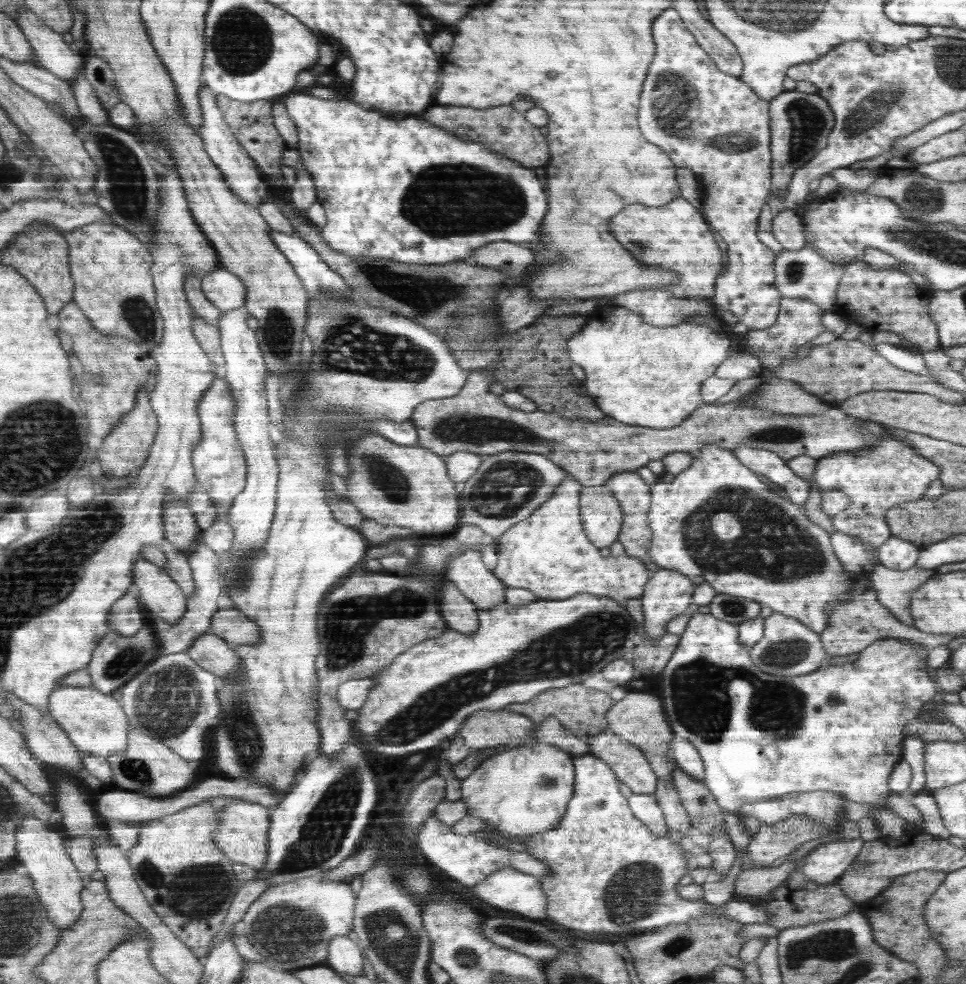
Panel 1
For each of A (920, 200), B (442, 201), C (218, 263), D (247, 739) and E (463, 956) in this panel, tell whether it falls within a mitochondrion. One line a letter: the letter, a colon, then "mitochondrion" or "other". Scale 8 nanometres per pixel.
A: mitochondrion
B: mitochondrion
C: other
D: mitochondrion
E: mitochondrion

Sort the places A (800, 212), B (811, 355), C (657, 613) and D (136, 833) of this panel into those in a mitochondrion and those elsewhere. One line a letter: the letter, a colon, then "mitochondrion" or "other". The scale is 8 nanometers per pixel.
A: other
B: other
C: other
D: other

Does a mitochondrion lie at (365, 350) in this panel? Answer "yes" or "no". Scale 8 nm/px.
yes

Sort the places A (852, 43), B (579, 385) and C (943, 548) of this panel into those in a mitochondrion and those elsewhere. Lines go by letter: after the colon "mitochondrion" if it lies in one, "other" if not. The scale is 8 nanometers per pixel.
A: other
B: other
C: other

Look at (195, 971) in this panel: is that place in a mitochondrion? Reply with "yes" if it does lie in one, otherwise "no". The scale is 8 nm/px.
no

